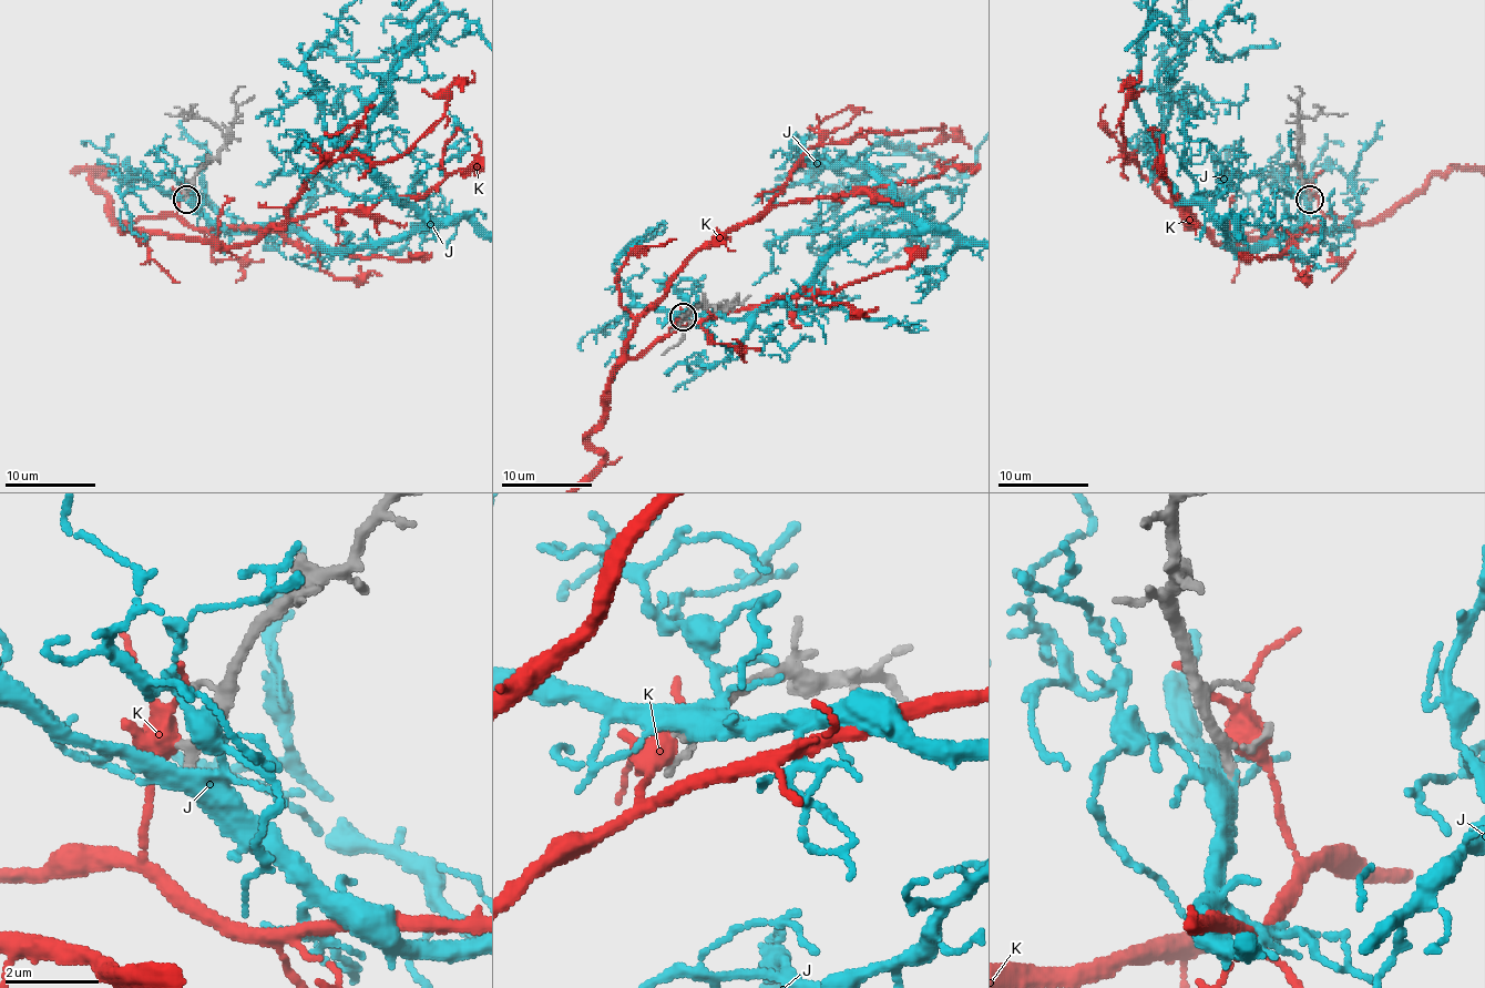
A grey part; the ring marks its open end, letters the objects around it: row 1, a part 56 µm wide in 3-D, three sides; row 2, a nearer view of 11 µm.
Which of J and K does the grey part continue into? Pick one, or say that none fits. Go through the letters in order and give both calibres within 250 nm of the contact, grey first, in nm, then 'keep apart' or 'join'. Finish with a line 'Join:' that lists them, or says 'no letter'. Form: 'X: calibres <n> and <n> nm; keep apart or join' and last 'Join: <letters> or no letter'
J: calibres 200 and 420 nm; join
K: calibres 160 and 360 nm; keep apart
Join: J

